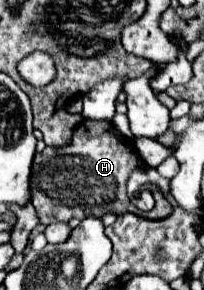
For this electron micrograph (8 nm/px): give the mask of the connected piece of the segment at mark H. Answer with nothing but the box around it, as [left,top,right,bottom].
[31,120,159,224]

